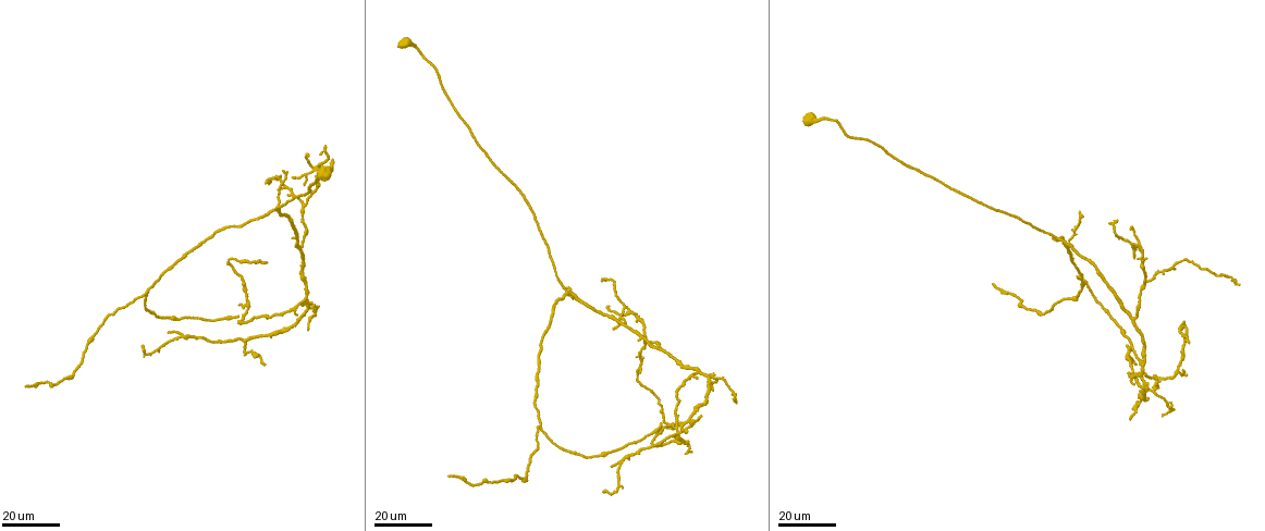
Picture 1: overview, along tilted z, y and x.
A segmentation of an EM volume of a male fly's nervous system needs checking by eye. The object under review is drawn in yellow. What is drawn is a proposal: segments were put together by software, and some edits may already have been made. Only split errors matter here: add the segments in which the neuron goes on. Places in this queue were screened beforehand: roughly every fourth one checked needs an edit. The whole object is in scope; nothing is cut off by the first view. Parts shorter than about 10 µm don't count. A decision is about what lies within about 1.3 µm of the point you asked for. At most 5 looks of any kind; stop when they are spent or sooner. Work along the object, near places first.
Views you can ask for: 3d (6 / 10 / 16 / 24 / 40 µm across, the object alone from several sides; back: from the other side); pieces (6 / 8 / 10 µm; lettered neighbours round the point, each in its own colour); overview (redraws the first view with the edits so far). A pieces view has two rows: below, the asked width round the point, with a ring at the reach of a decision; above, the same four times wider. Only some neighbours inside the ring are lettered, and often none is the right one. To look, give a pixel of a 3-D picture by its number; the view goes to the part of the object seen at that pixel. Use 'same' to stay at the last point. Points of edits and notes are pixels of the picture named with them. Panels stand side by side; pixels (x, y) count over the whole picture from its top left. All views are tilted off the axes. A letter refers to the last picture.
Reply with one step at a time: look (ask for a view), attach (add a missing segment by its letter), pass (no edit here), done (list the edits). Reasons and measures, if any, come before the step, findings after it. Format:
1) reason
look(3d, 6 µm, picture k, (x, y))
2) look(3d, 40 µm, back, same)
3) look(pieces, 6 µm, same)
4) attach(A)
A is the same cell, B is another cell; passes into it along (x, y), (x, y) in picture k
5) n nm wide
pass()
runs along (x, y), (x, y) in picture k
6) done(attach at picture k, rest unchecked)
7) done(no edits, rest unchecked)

an open end
look(3d, 16 µm, picture 1, (1127, 345))

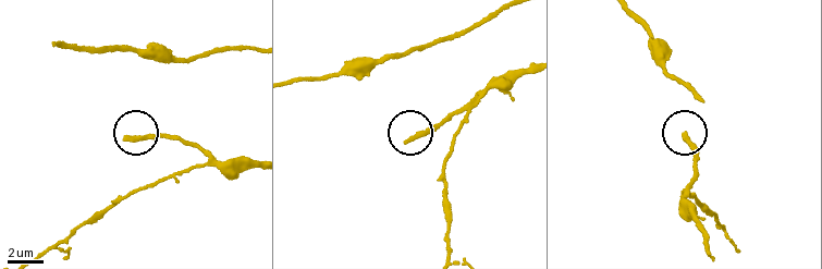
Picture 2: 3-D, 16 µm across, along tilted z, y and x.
look(pieces, 6 µm, picture 2, (408, 142))

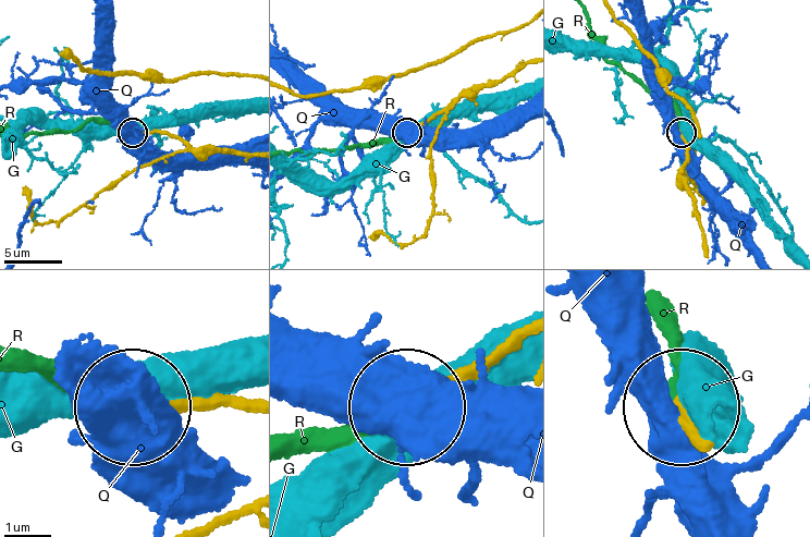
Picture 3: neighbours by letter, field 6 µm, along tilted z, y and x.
240 nm wide
attach(R)
R is the same cell, G and Q are other cells; passes into it along (690, 441), (671, 338) in picture 3; it goes on there

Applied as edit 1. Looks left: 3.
branch stops here
look(3d, 24 µm, picture 1, (238, 315))

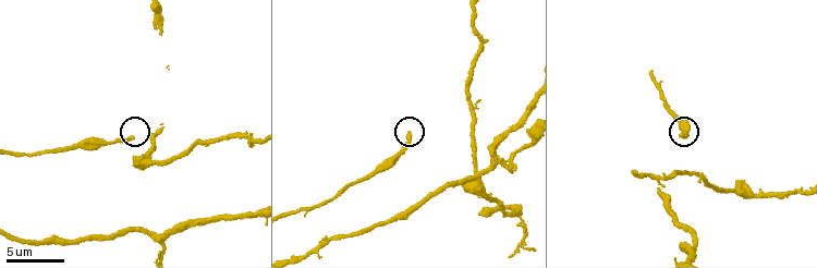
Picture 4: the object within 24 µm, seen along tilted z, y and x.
what lies round it
look(pieces, 6 µm, picture 4, (683, 134))

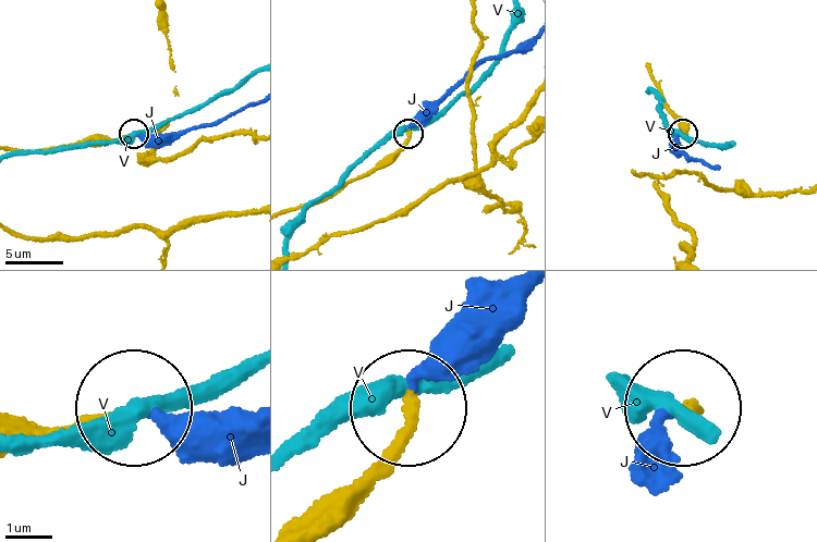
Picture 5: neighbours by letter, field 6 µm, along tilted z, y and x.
200 nm wide
attach(J)
J is the same cell, V is another cell; it goes on there

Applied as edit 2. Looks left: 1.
done(attach at picture 3, attach at picture 5, rest unchecked)

